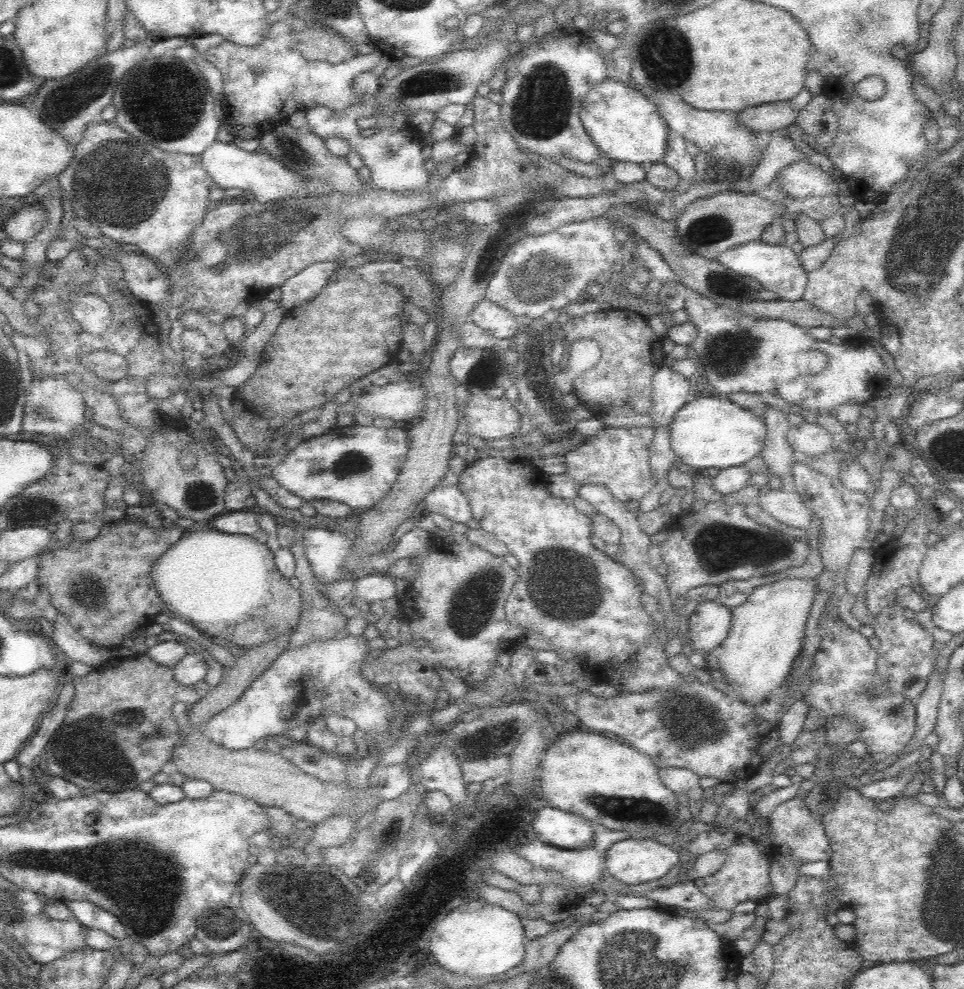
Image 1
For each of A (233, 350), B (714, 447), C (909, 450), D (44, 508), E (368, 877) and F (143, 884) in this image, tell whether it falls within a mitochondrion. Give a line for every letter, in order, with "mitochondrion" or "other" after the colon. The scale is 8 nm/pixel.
A: other
B: other
C: other
D: mitochondrion
E: mitochondrion
F: mitochondrion

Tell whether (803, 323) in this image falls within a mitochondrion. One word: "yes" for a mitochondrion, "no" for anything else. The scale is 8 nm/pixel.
no

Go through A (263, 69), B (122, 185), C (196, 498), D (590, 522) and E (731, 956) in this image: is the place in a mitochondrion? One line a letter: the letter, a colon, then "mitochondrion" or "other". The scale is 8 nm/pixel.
A: mitochondrion
B: mitochondrion
C: other
D: other
E: other

